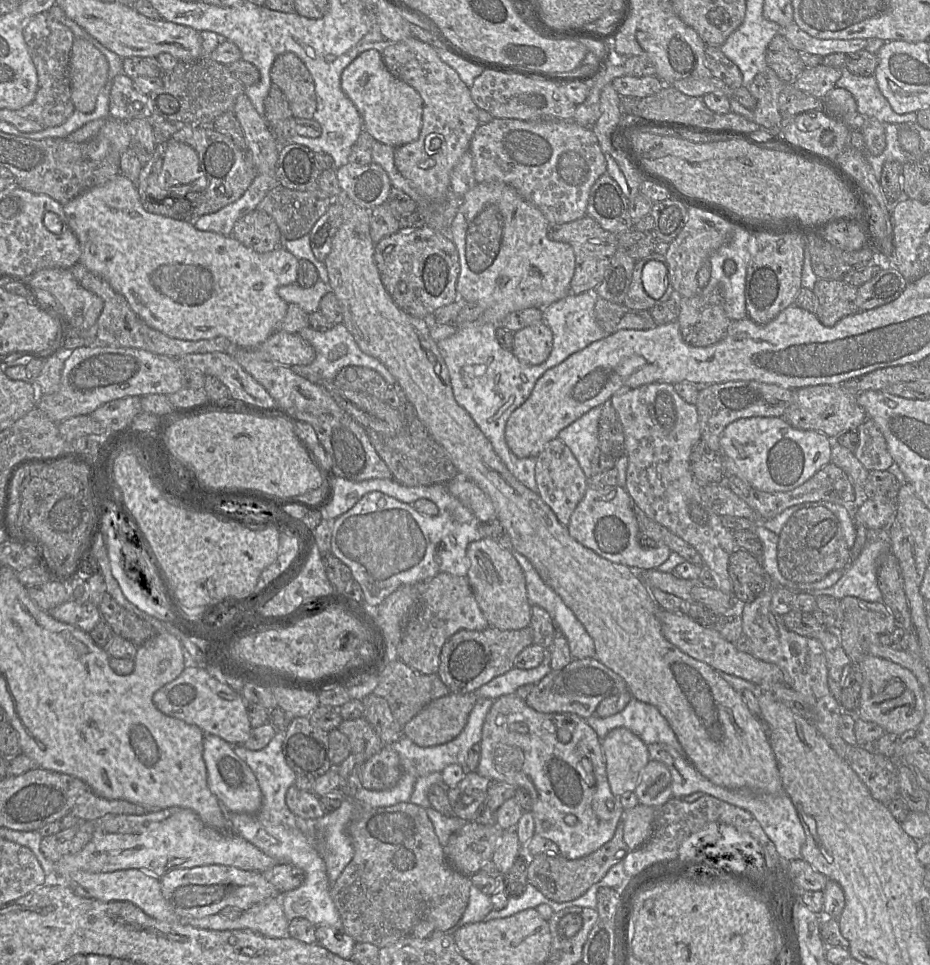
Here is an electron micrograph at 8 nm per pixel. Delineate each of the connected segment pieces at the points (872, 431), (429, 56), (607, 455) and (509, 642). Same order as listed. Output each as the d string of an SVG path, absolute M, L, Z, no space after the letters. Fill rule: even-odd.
M867 418L857 429L859 445L854 451L856 458L868 470L884 471L894 462L886 440L876 423Z
M412 36L386 47L382 56L388 70L413 87L423 100L420 135L416 141L395 149L395 165L421 196L436 209L441 209L450 195L451 172L469 151L472 137L480 125L479 108L471 97L470 88L441 60L431 45ZM433 133L441 134L444 143L438 153L430 155L425 150L425 139Z
M611 402L597 407L602 409L598 422L598 443L592 457L592 475L615 467L617 460L626 453L623 427Z
M490 625L483 630L459 630L443 645L437 674L451 693L474 693L493 678L512 669L517 655L531 644L533 633L529 626L520 630L499 630Z

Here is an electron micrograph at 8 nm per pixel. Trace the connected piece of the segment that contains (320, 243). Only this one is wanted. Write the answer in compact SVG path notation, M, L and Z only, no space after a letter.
M332 201L325 214L309 232L313 254L321 262L324 262L331 252L333 239L343 222L343 211L337 201Z

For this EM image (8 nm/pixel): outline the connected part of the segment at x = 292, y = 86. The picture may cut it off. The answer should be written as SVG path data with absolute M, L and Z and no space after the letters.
M295 53L279 55L272 64L270 78L286 96L295 119L313 119L317 109L314 80Z

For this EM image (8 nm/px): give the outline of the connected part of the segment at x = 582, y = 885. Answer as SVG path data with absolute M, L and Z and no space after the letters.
M620 822L610 841L597 851L576 860L568 860L561 855L540 854L530 857L527 870L527 881L546 898L564 903L583 896L588 889L598 883L617 863L623 861L629 849L623 839L623 824Z

